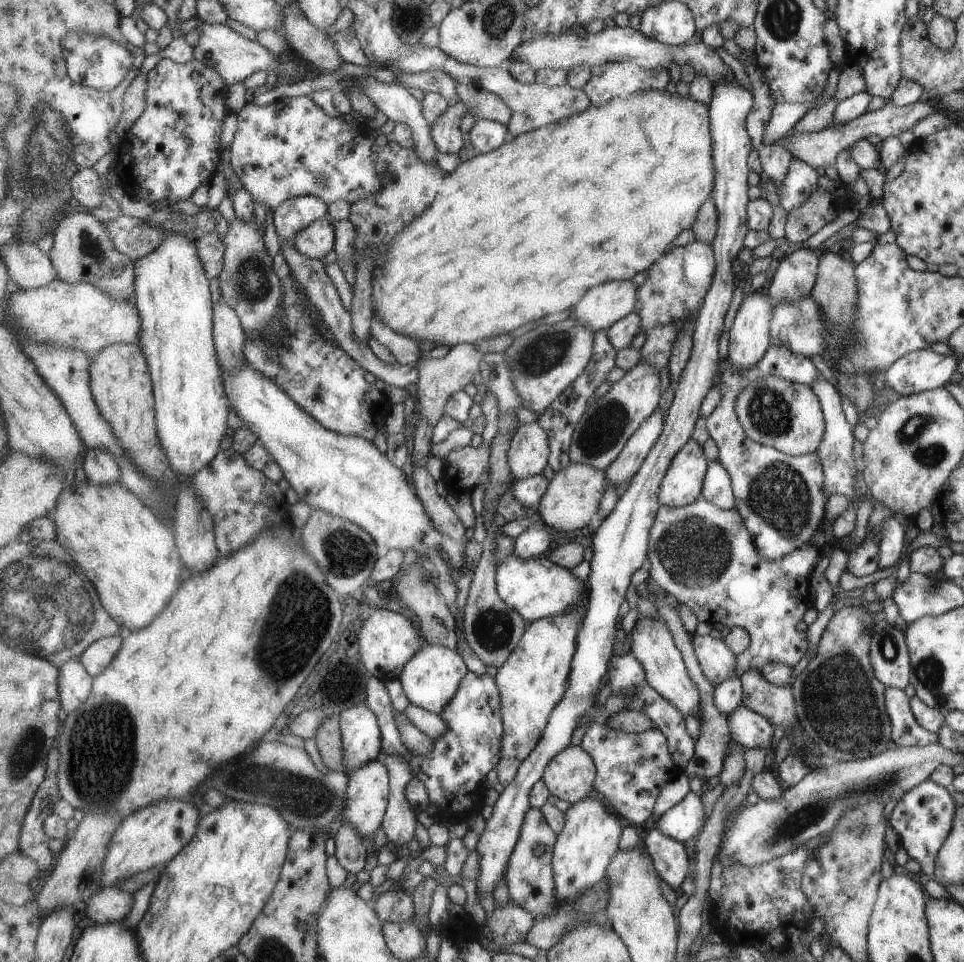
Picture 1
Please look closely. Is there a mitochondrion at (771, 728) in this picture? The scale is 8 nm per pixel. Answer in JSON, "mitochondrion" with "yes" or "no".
{"mitochondrion":"no"}

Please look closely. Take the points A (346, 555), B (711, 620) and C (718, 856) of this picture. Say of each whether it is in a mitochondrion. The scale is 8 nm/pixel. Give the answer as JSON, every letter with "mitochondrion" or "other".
{"A":"mitochondrion","B":"other","C":"other"}

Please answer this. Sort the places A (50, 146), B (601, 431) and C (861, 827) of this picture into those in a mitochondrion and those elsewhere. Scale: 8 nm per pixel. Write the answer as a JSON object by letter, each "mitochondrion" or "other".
{"A":"mitochondrion","B":"mitochondrion","C":"mitochondrion"}

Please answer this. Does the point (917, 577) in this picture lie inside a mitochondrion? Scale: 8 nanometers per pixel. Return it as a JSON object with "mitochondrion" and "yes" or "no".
{"mitochondrion":"no"}

